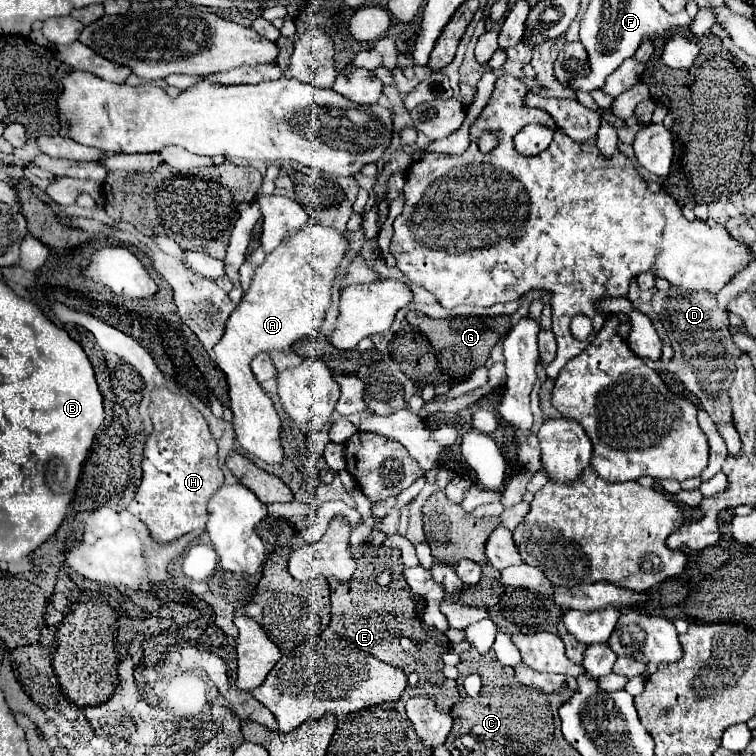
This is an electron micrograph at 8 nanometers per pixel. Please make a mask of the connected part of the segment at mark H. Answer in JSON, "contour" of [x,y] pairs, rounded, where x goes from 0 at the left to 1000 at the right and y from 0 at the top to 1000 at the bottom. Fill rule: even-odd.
{"contour":[[[206,513],[201,519],[198,532],[198,553],[204,561],[201,574],[193,579],[190,587],[190,606],[188,606],[188,638],[180,648],[177,661],[172,664],[169,675],[183,683],[201,709],[212,717],[230,714],[254,701],[270,701],[272,696],[272,667],[278,656],[294,643],[296,627],[288,616],[286,606],[286,585],[275,569],[270,550],[238,521],[230,521],[220,513]]]}

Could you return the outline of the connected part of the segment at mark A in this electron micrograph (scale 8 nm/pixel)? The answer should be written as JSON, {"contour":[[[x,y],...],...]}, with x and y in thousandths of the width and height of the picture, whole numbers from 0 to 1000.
{"contour":[[[399,296],[392,310],[381,312],[373,325],[357,333],[339,362],[315,407],[299,426],[299,439],[283,458],[286,481],[296,492],[304,521],[304,542],[310,548],[310,571],[317,590],[354,611],[370,614],[376,608],[370,590],[370,553],[360,529],[347,519],[333,497],[331,479],[344,466],[378,463],[392,450],[415,447],[429,429],[439,399],[439,373],[460,333],[458,307],[442,299]]]}

